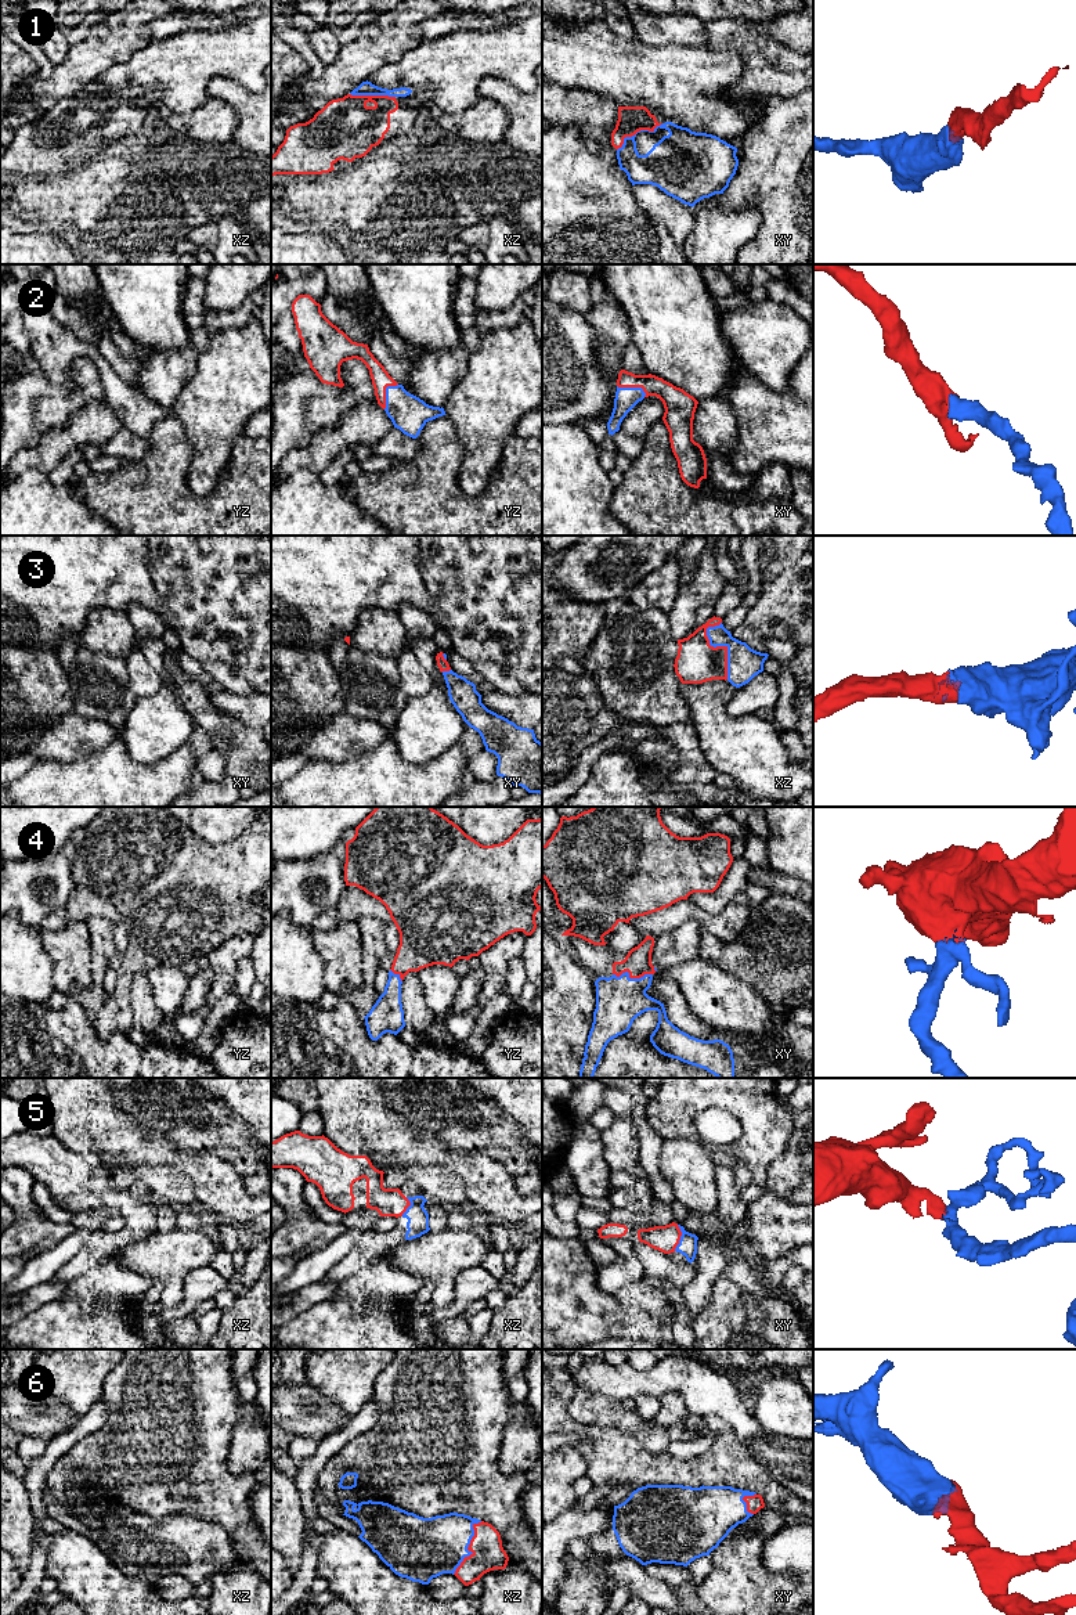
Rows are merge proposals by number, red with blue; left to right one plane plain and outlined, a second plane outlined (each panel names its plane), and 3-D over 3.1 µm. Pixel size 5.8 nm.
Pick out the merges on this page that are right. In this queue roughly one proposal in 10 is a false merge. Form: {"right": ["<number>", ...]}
{"right": ["1", "2", "3", "4", "5", "6"]}

